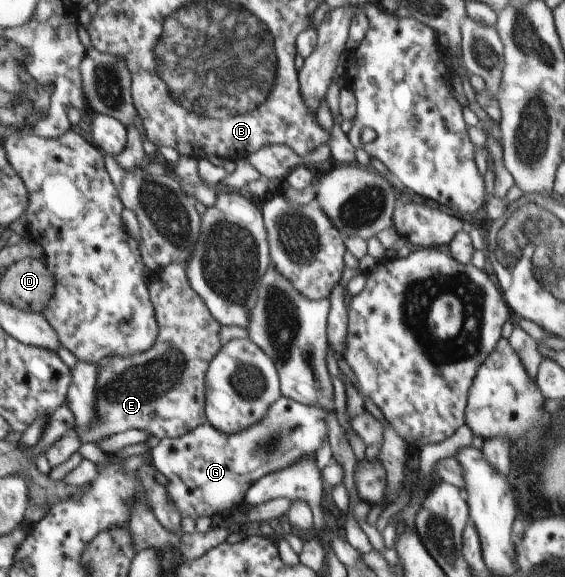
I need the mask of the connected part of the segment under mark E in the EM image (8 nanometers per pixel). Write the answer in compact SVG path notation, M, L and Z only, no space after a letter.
M173 263L163 270L156 269L149 275L149 295L156 309L157 325L160 327L159 336L153 347L143 353L135 353L128 357L112 356L99 361L97 373L97 417L99 421L93 427L76 427L79 441L82 444L95 443L103 437L111 437L131 429L145 429L147 433L164 438L177 438L192 432L199 425L208 423L205 415L205 373L211 359L217 355L221 347L220 331L222 326L211 315L204 299L192 289L185 274L185 267Z

